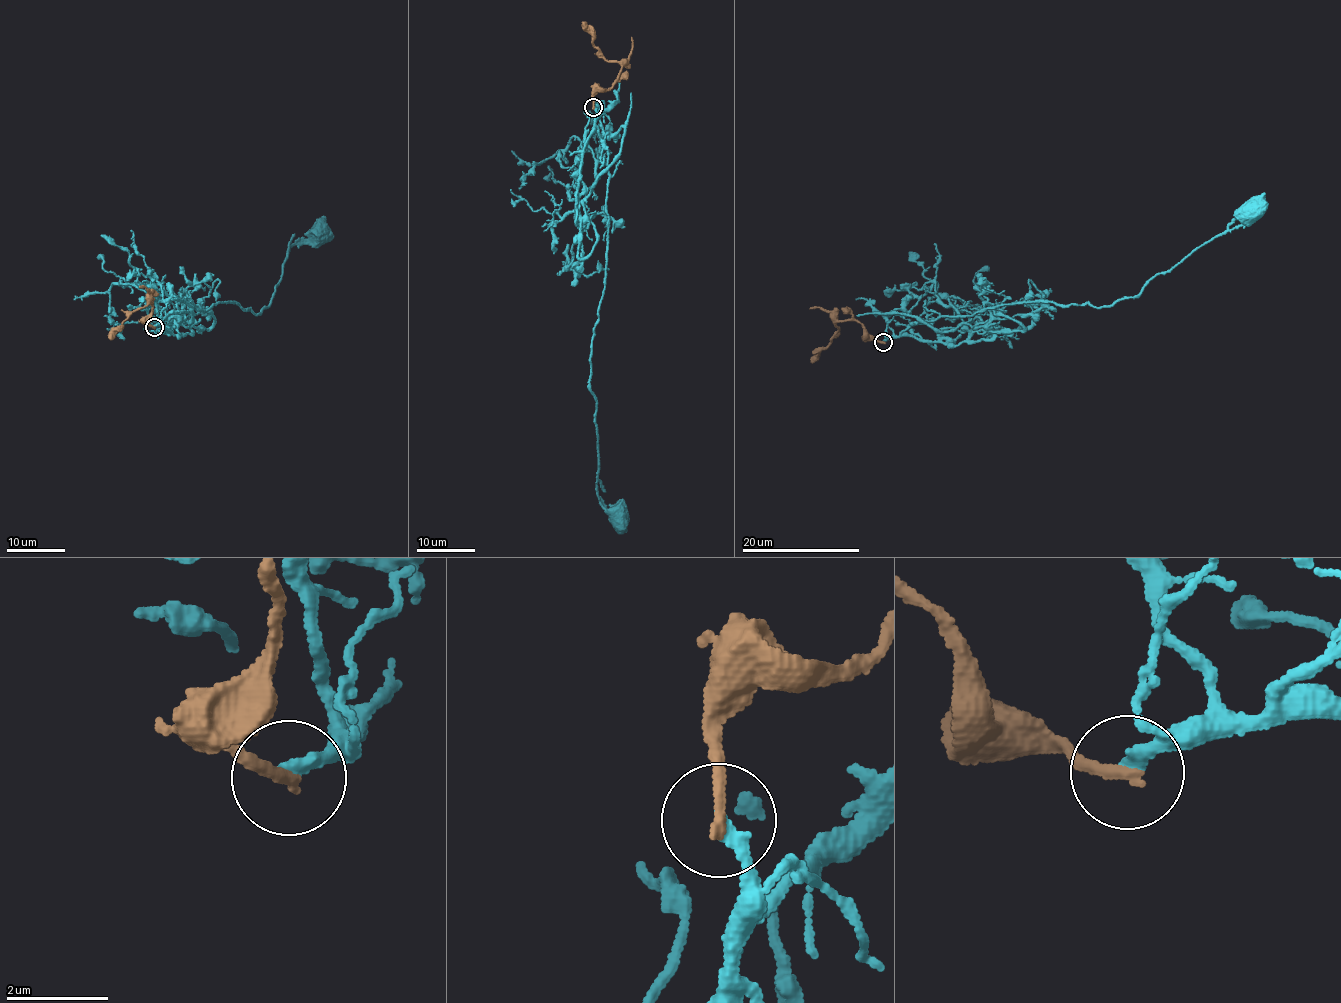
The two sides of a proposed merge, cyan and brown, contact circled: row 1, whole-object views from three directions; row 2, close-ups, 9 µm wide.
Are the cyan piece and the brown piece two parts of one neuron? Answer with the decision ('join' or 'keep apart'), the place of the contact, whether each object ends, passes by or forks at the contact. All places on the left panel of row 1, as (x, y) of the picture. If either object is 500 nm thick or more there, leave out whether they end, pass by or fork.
keep apart; place (154, 327); cyan ends; brown ends

